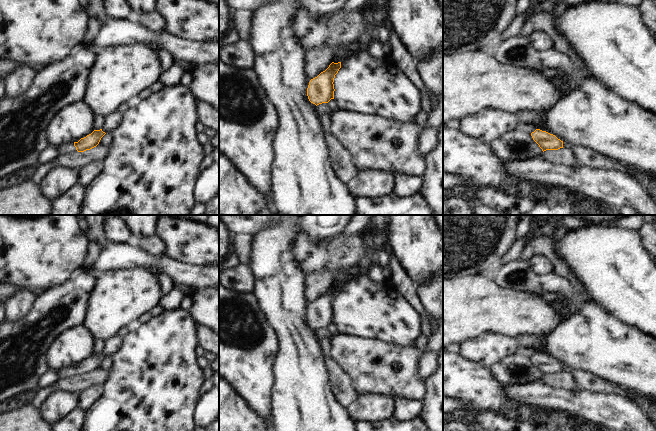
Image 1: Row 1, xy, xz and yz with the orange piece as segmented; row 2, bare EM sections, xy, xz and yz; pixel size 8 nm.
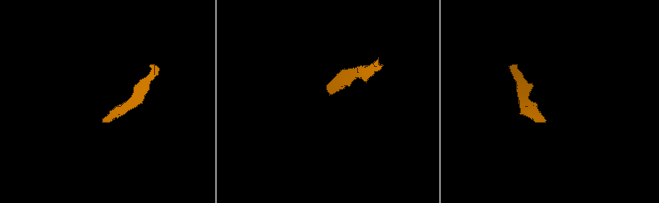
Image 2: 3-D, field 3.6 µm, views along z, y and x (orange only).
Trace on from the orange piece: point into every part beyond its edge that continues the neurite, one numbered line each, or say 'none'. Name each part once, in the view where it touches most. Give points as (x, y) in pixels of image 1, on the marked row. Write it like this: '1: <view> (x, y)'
1: xy (70, 148)

